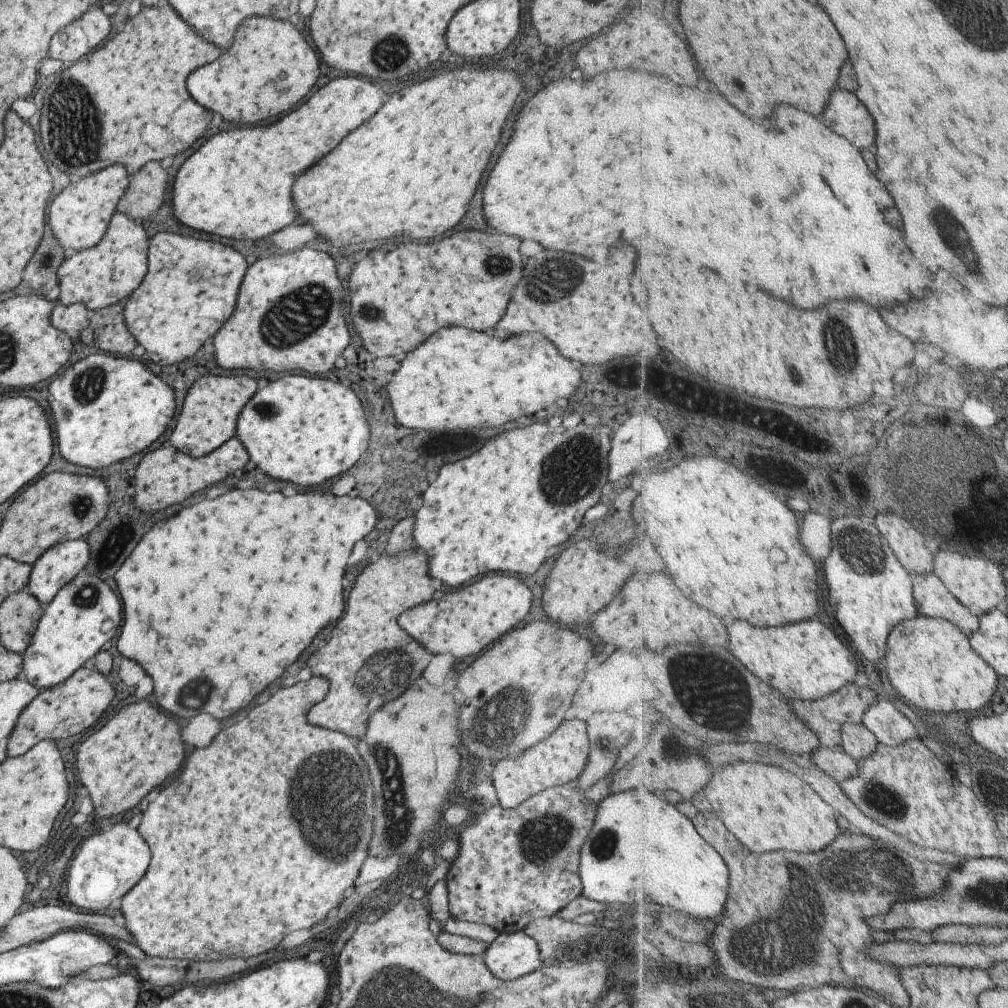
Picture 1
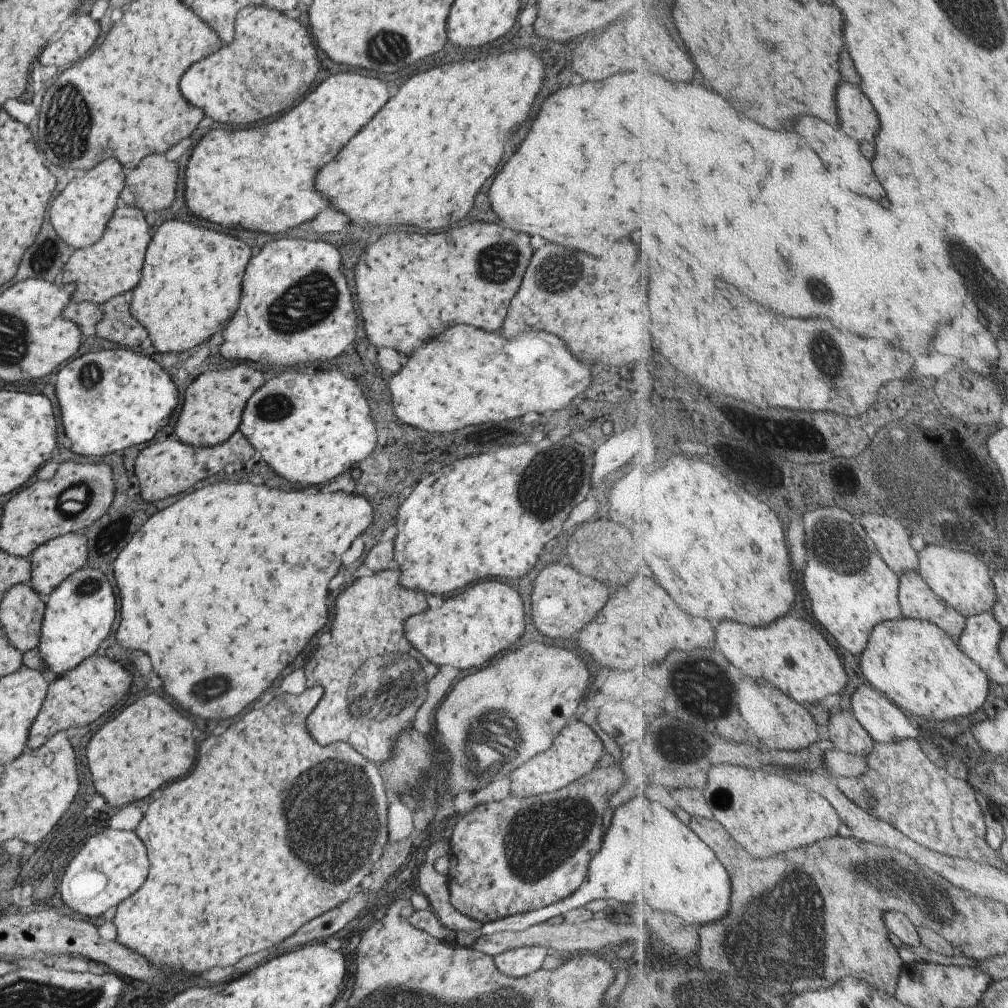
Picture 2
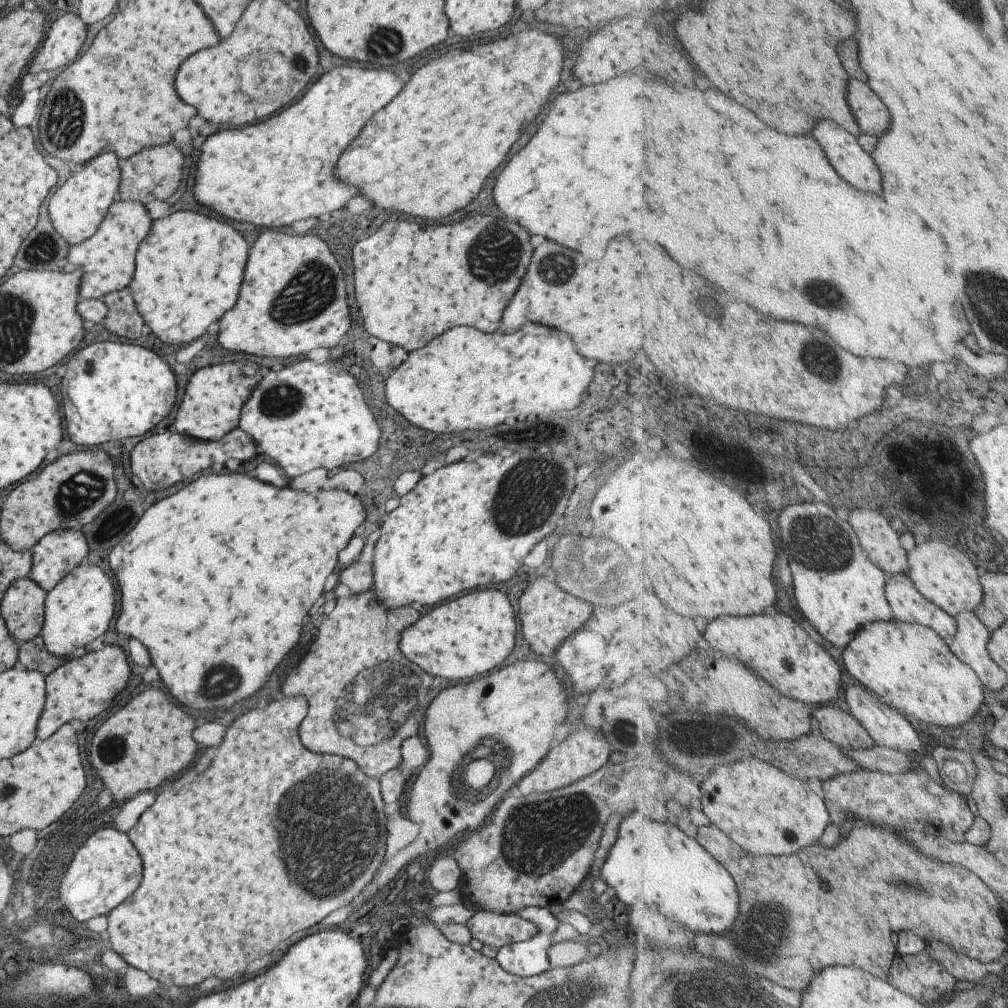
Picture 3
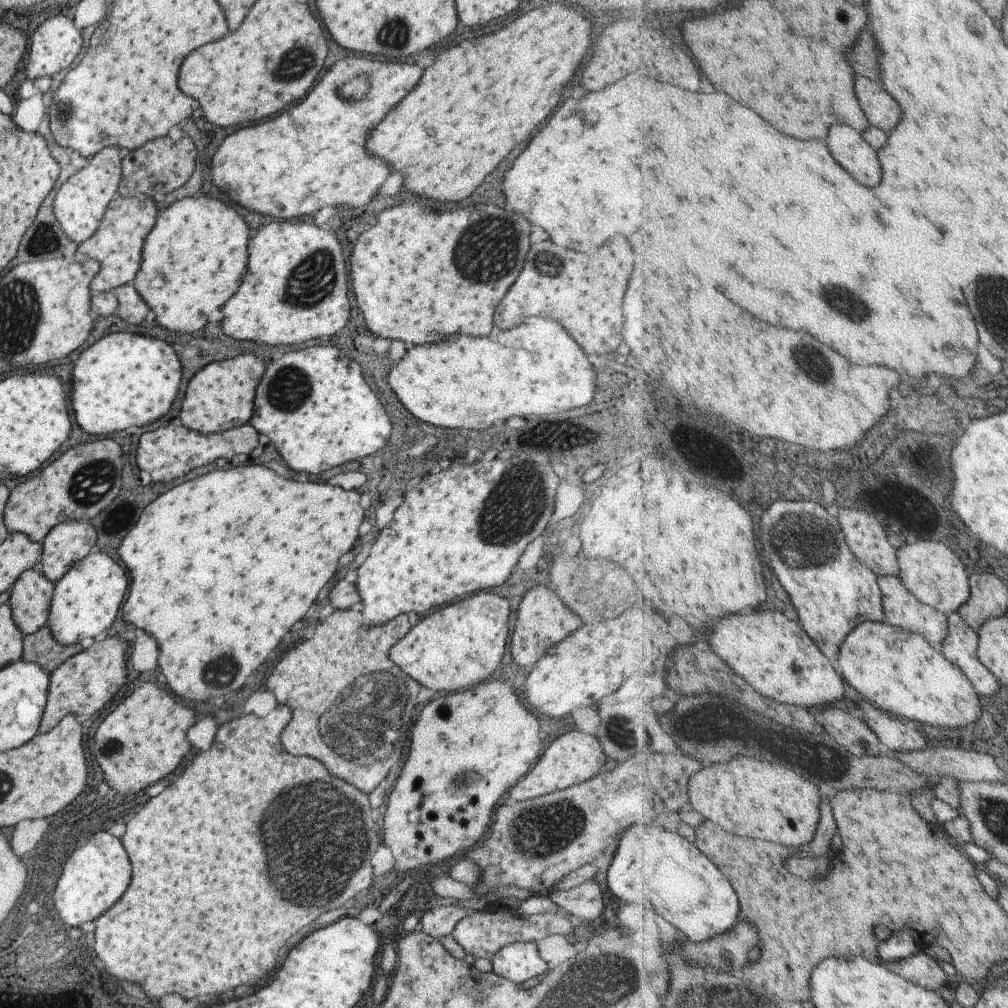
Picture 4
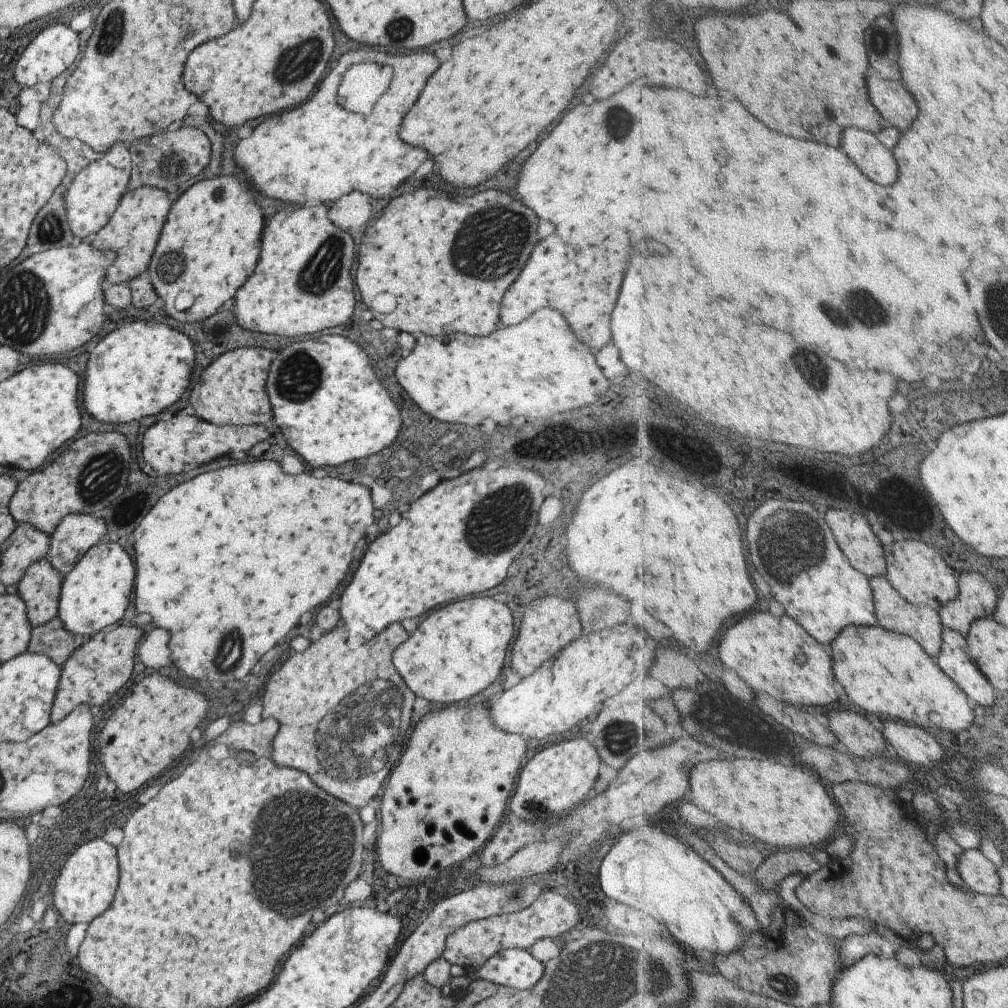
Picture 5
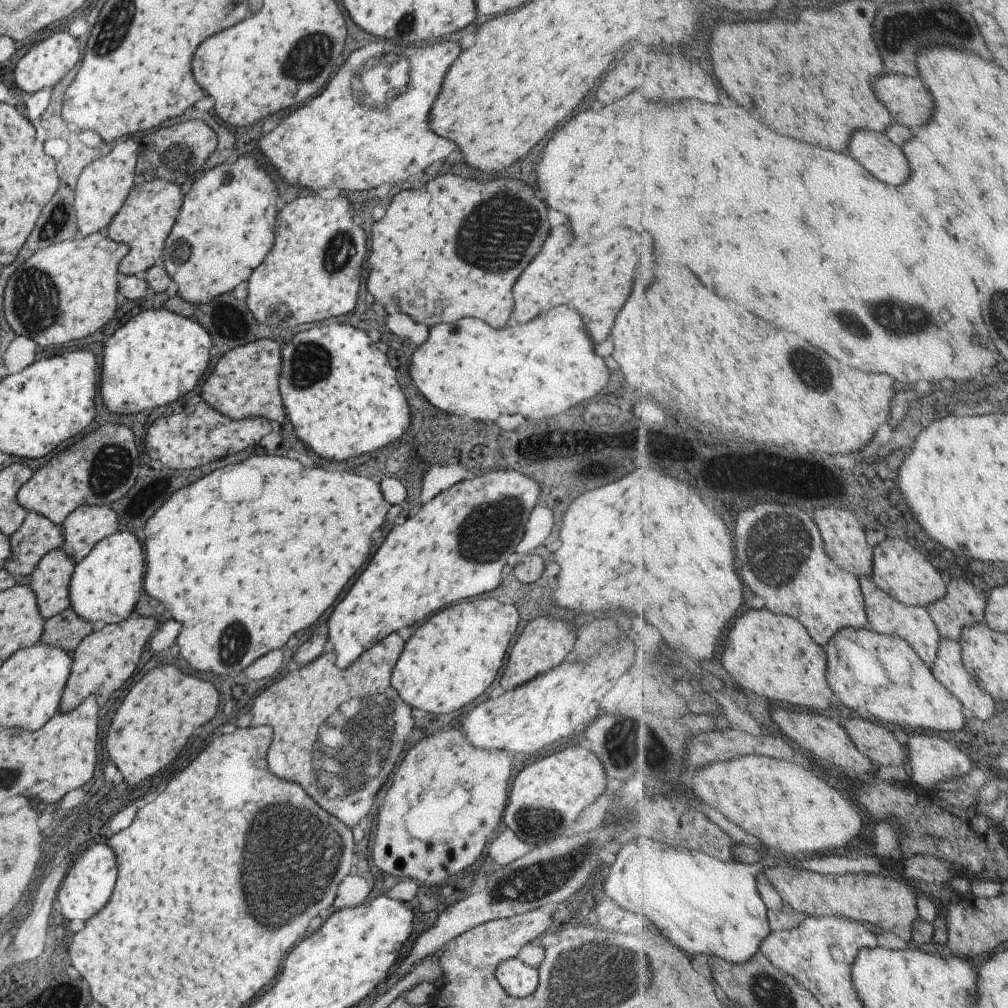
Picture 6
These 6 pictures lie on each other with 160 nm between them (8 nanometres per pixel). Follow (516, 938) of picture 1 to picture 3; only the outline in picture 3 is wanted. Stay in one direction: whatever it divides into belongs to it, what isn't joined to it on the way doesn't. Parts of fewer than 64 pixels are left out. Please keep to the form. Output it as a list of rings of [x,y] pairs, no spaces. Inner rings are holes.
[[[545,912],[539,924],[539,932],[533,938],[498,949],[495,960],[499,968],[508,974],[525,978],[532,978],[550,969],[546,953],[551,945],[551,934],[557,925],[557,920]]]

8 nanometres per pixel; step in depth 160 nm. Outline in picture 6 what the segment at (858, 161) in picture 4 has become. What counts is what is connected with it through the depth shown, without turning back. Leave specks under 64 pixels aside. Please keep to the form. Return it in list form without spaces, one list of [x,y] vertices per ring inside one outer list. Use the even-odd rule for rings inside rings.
[[[857,132],[853,136],[851,154],[869,168],[879,180],[885,180],[887,184],[901,186],[907,182],[911,168],[903,154],[903,150],[893,144],[884,132]]]

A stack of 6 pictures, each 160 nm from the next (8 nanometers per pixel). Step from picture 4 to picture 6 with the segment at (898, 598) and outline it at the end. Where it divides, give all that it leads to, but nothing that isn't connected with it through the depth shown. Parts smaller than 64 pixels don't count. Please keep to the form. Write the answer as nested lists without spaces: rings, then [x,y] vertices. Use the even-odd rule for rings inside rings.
[[[861,578],[861,584],[865,588],[865,602],[869,604],[869,622],[873,624],[873,628],[881,634],[895,634],[905,638],[909,644],[913,644],[913,648],[919,652],[919,656],[933,666],[937,660],[937,650],[939,650],[939,630],[929,614],[927,608],[919,608],[919,606],[905,606],[905,603],[897,602],[895,598],[891,598],[887,592],[883,592],[877,584],[871,582],[871,578]]]

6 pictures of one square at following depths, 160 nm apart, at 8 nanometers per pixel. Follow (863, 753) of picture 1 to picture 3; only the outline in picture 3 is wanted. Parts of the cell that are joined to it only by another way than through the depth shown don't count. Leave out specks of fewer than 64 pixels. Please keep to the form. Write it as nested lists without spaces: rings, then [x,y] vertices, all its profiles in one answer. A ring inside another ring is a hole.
[[[820,705],[814,713],[822,735],[846,749],[869,749],[876,742],[855,715],[839,706]]]

